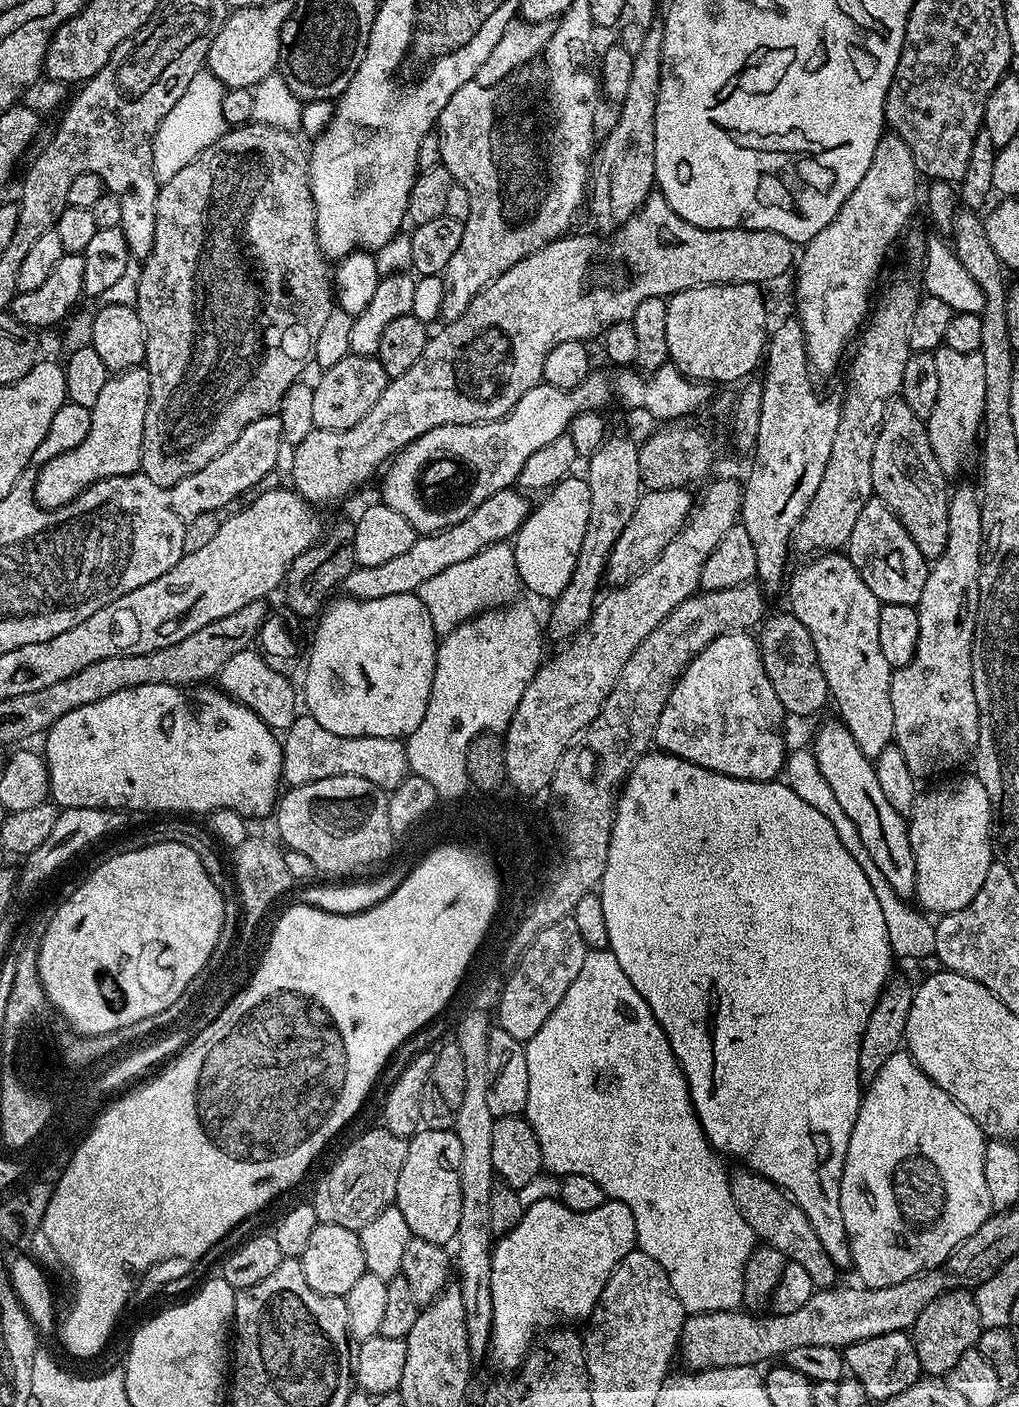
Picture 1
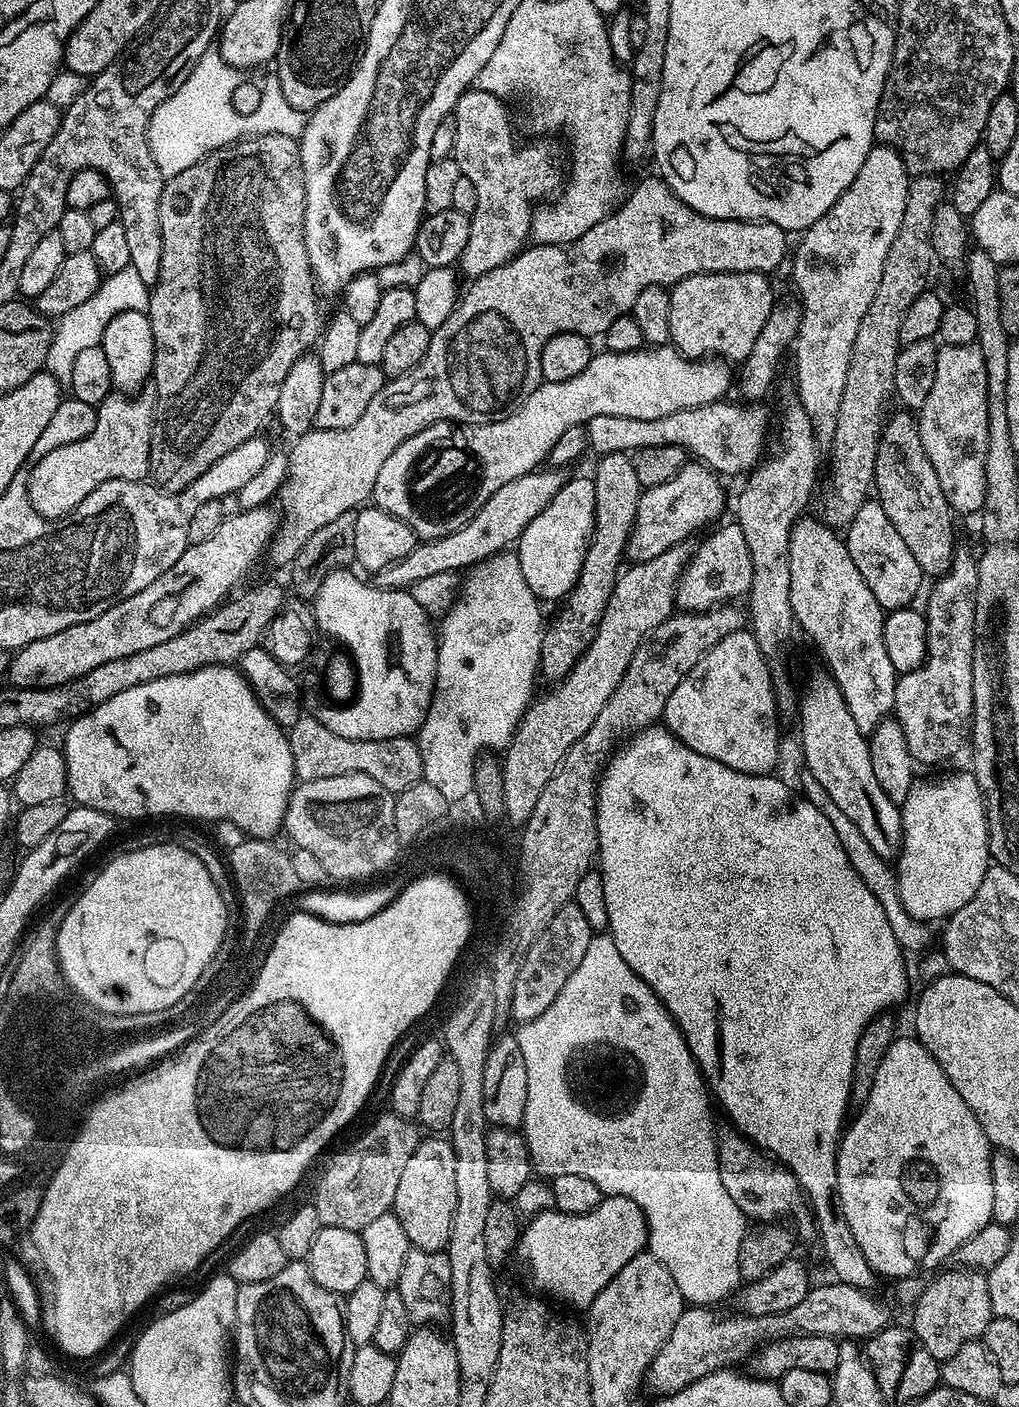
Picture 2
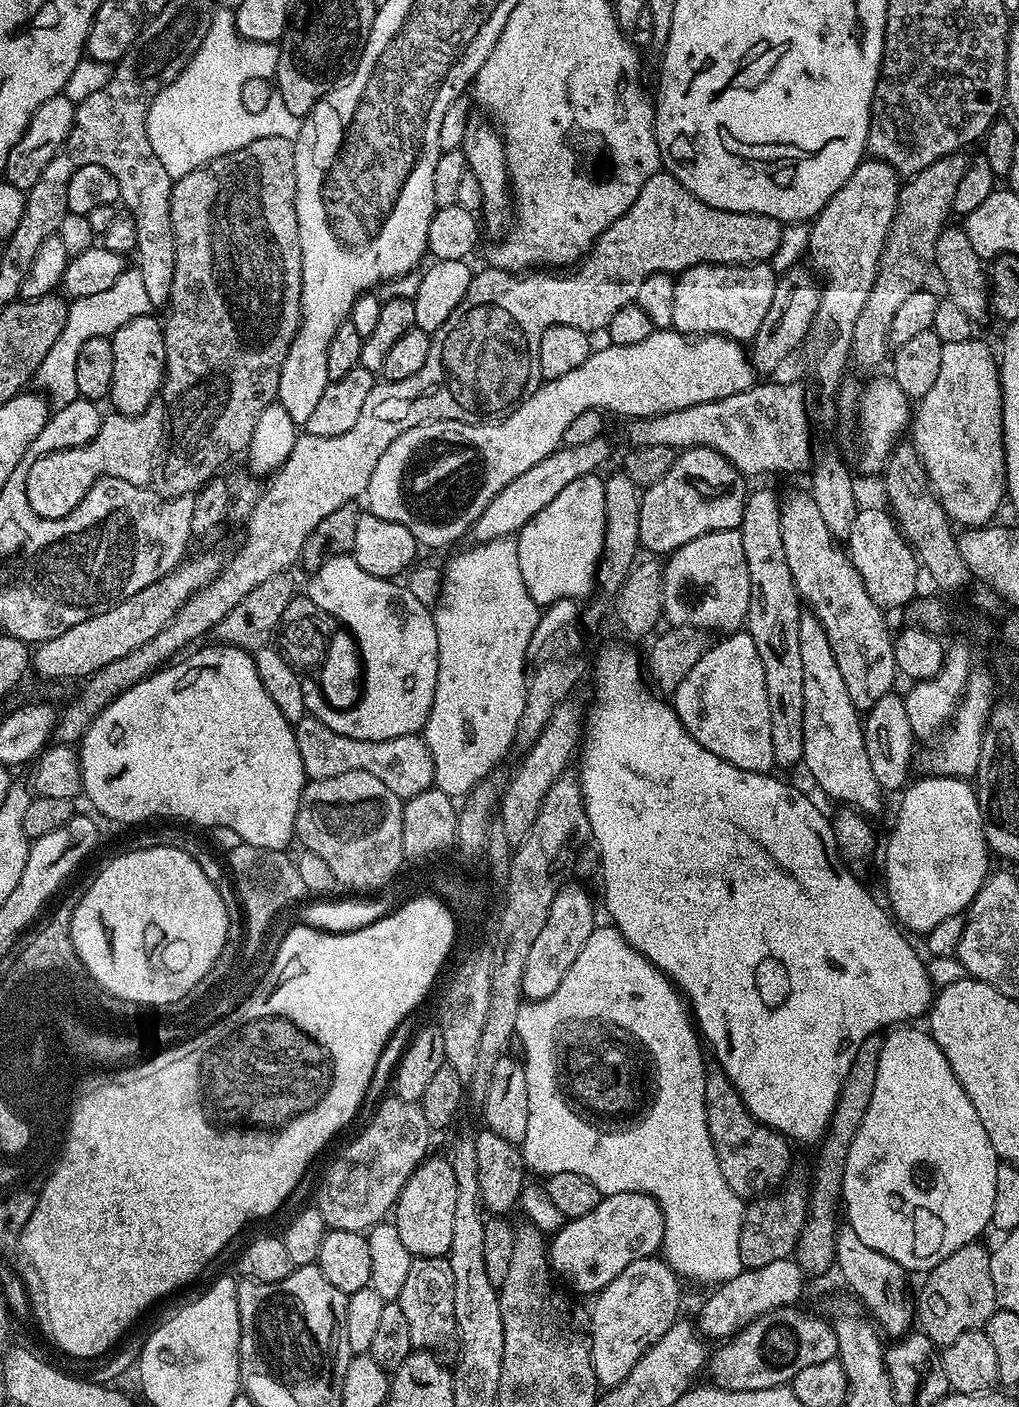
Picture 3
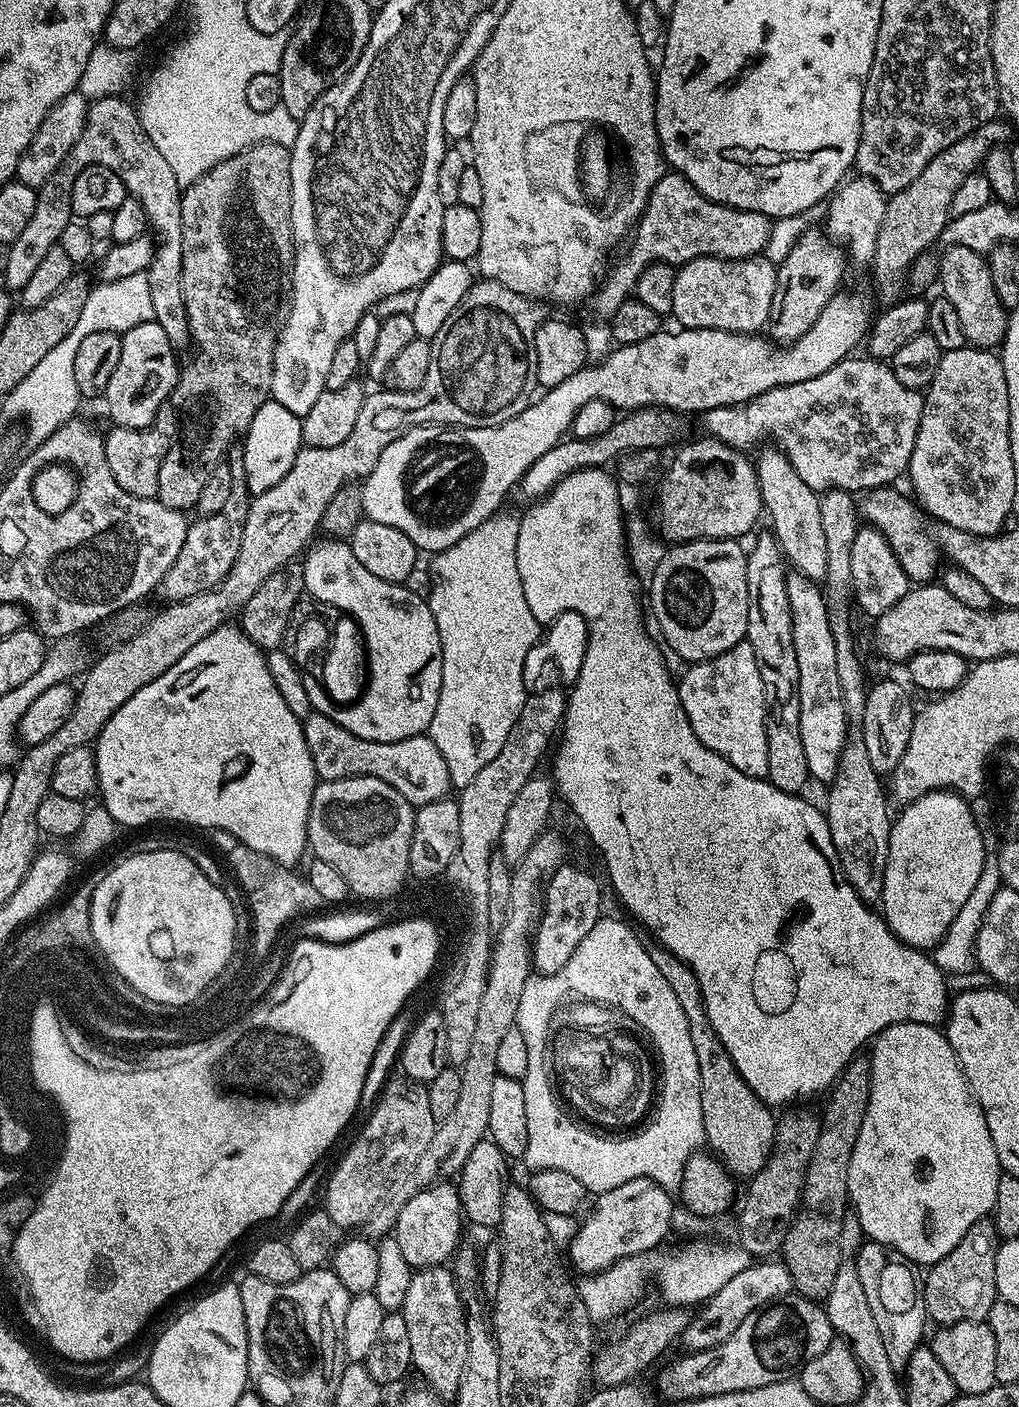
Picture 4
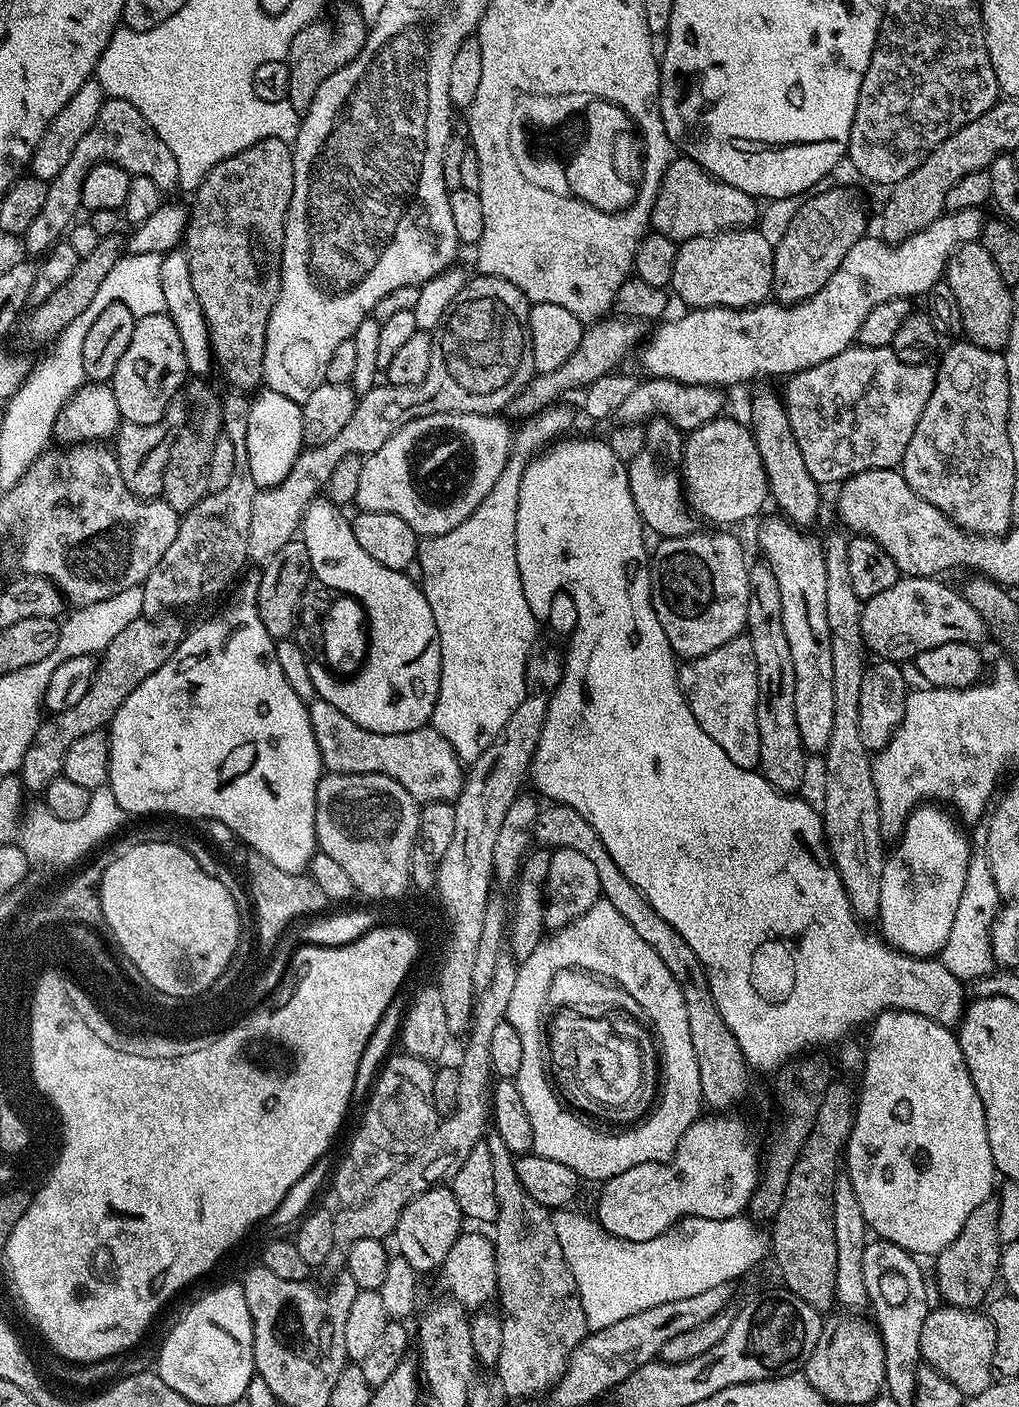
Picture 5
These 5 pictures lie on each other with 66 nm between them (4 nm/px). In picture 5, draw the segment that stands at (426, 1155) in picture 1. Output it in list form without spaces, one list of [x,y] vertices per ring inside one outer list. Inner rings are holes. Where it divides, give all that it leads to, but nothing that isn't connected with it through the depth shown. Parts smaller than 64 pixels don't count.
[[[433,1186],[427,1188],[421,1196],[416,1196],[402,1210],[402,1218],[398,1218],[398,1226],[394,1233],[395,1251],[418,1274],[435,1273],[446,1262],[446,1254],[450,1254],[450,1246],[459,1238],[462,1231],[460,1207],[454,1198],[451,1187]]]

